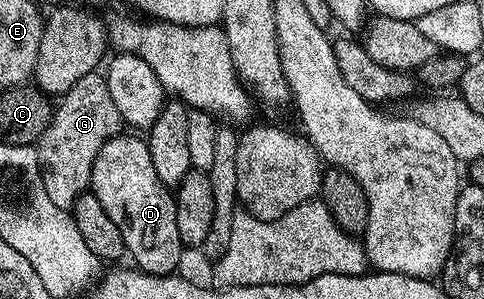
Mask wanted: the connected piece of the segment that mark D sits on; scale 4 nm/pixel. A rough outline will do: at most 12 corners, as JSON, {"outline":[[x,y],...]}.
{"outline":[[106,140],[90,190],[133,263],[171,275],[182,251],[173,191],[147,141]]}

